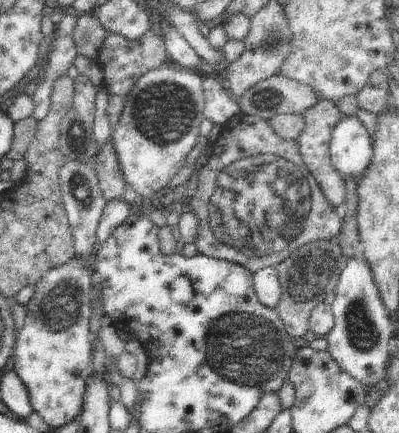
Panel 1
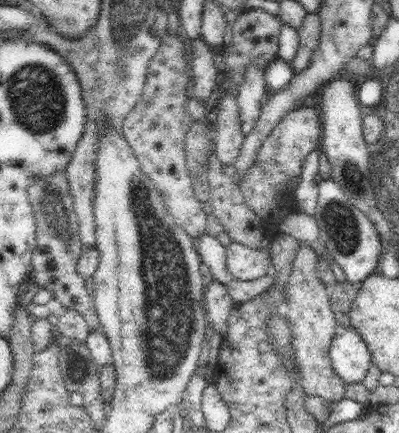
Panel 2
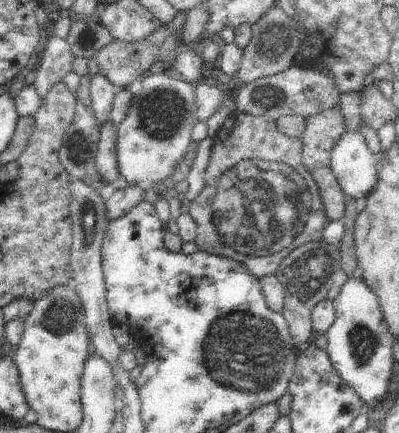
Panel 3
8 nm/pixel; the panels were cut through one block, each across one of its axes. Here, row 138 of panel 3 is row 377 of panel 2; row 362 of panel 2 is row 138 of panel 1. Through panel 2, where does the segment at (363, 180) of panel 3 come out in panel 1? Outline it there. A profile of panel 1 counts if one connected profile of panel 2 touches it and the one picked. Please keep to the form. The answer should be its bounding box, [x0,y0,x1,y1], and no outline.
[329,118,373,182]

